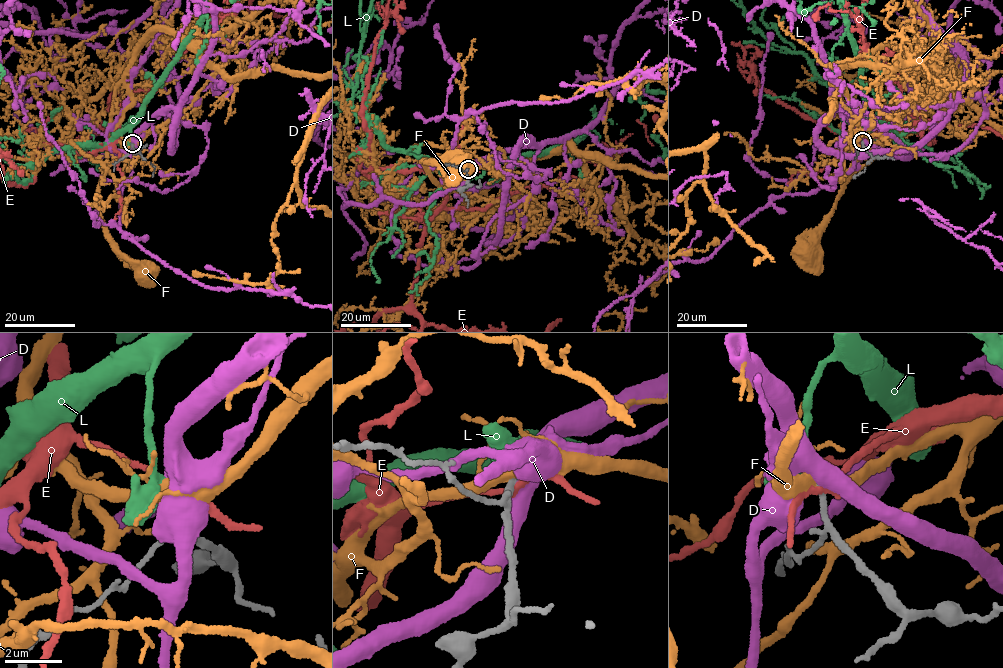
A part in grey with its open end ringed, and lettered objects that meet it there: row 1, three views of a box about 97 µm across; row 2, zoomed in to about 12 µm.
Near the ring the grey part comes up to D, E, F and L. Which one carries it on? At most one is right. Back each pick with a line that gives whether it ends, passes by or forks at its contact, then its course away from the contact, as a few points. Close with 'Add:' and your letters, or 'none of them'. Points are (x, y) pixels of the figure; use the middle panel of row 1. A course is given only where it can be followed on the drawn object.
L: it passes by
Add: L

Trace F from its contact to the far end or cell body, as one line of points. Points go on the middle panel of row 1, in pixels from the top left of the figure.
F: (467, 169), (457, 170), (447, 180), (453, 189), (441, 189), (422, 163), (444, 164), (452, 170), (458, 168)

